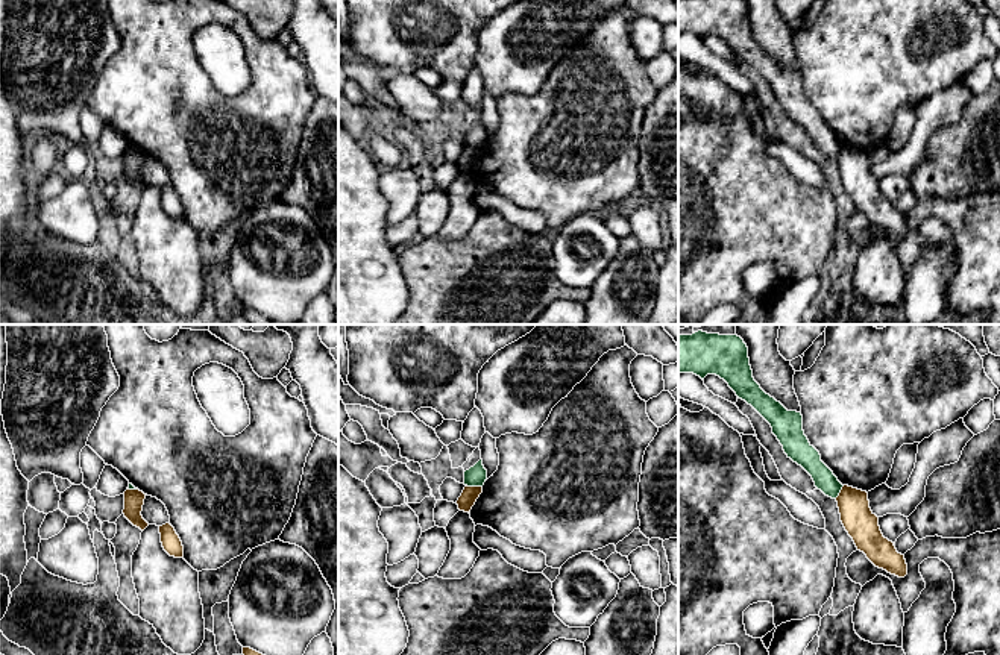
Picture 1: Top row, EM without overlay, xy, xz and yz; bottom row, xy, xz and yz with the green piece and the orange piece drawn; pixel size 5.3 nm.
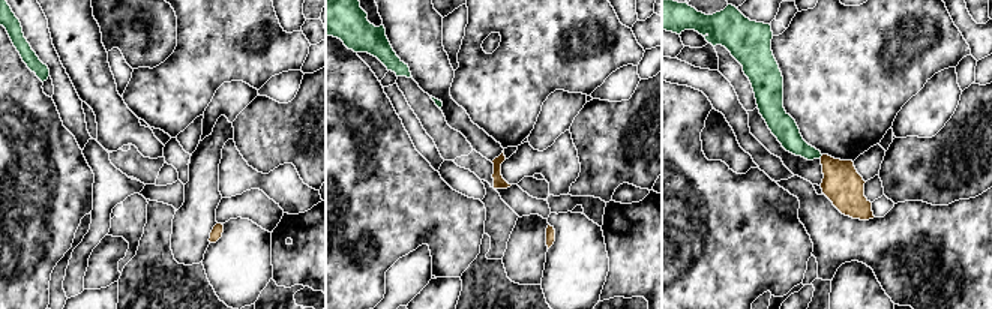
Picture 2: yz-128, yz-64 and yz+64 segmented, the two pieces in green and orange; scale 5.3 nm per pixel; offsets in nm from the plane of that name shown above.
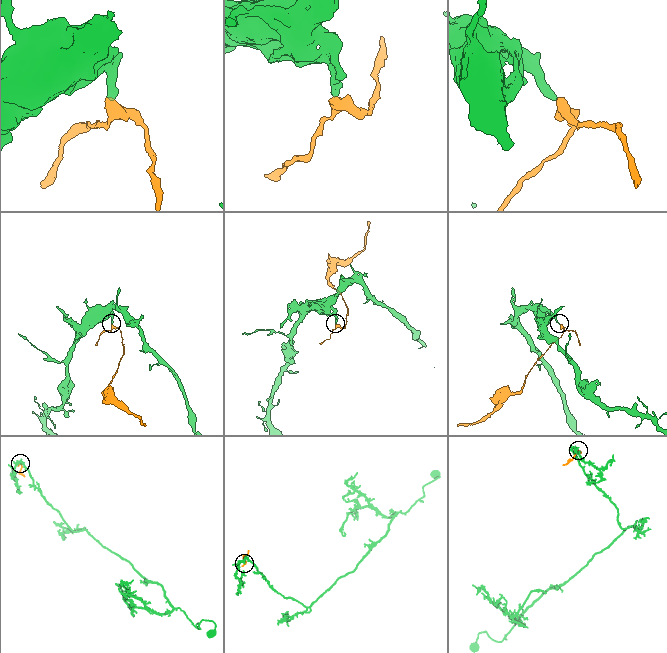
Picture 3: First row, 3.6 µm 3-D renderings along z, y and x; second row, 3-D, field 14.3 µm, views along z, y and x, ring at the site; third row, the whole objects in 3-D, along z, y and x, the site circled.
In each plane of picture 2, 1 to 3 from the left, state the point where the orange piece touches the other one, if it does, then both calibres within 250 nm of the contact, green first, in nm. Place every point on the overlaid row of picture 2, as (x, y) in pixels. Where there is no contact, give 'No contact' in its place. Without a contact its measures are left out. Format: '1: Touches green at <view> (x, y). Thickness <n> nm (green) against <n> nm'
1: No contact
2: No contact
3: No contact

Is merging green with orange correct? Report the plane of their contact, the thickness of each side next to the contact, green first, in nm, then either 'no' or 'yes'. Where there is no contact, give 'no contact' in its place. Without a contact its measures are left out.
xz | 110/90 nm | no

